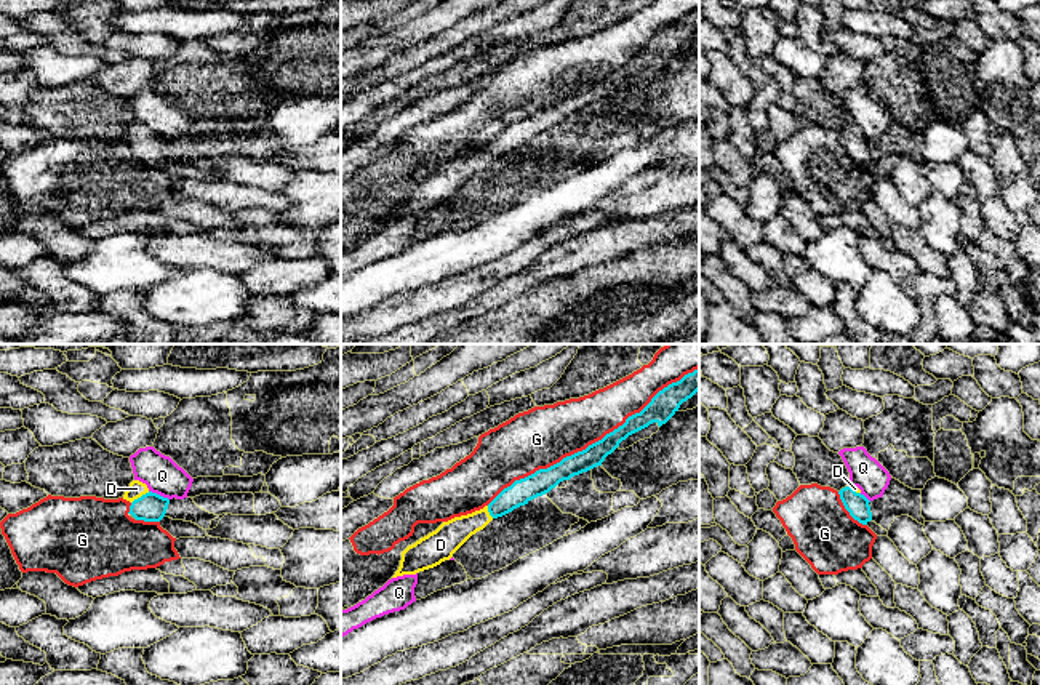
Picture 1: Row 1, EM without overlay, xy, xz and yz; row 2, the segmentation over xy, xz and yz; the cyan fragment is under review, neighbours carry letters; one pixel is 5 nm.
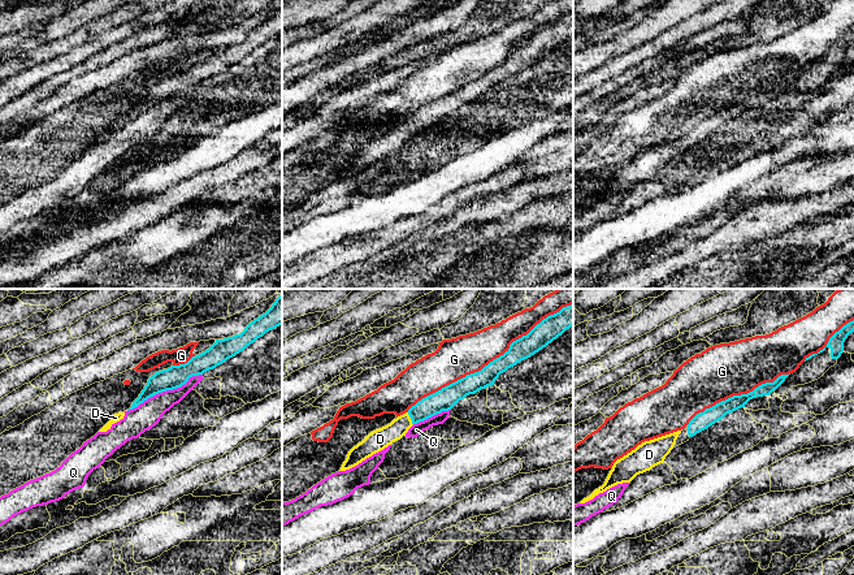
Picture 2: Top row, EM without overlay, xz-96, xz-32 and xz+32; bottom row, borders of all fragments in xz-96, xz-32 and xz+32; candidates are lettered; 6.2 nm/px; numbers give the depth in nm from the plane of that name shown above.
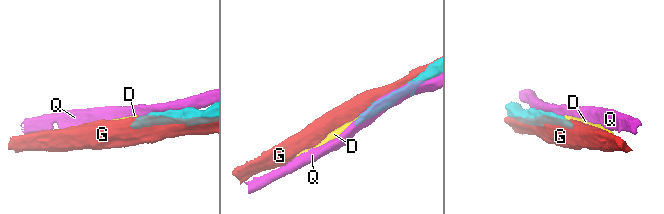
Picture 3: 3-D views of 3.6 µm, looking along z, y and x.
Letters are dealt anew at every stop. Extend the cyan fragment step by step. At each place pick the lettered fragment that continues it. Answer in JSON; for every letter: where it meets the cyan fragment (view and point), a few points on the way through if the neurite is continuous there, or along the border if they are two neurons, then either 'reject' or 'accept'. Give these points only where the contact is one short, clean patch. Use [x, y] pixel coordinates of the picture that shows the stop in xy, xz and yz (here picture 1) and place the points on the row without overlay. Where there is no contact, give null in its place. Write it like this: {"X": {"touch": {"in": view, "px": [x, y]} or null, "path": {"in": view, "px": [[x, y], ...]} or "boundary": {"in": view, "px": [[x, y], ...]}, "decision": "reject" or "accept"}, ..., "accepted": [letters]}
{"D": {"touch": {"in": "xy", "px": [141, 138]}, "path": {"in": "xy", "px": [[151, 149], [141, 138], [136, 130]]}, "decision": "accept"}, "G": {"touch": {"in": "xz", "px": [592, 85]}, "decision": "reject"}, "Q": {"touch": {"in": "xy", "px": [159, 136]}, "decision": "reject"}, "accepted": ["D"]}

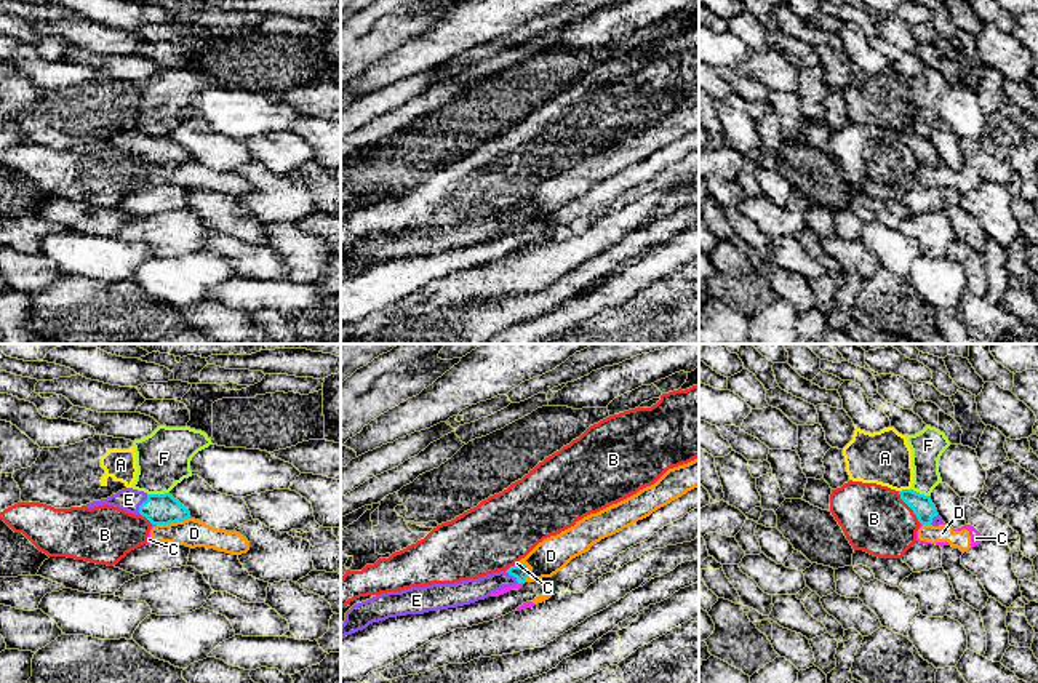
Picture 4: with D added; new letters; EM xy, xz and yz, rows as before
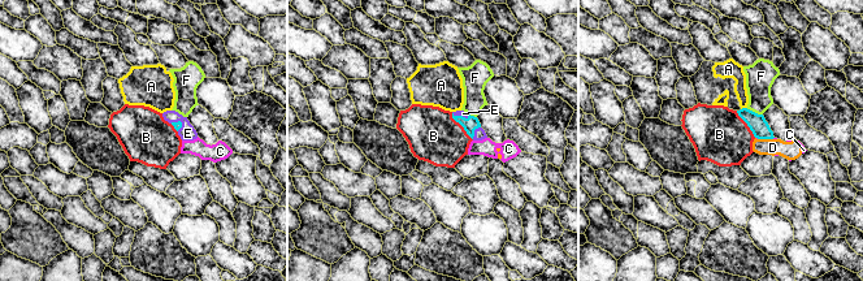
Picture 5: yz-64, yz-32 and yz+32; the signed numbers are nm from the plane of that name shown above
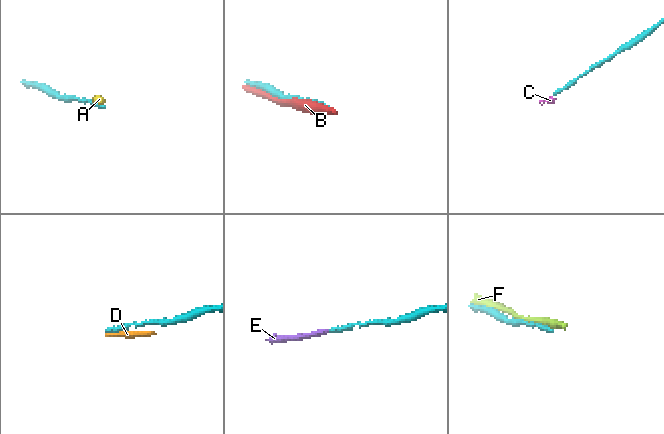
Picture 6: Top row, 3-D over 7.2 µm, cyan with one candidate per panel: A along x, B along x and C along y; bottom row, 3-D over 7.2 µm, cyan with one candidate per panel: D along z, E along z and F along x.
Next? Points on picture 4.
{"A": {"touch": {"in": "yz", "px": [904, 131]}, "boundary": {"in": "yz", "px": [[909, 130], [899, 133]]}, "decision": "reject"}, "B": {"touch": {"in": "yz", "px": [909, 147]}, "decision": "reject"}, "C": {"touch": {"in": "xz", "px": [520, 224]}, "boundary": {"in": "xz", "px": [[517, 223], [522, 226]]}, "decision": "reject"}, "D": {"touch": {"in": "xy", "px": [173, 163]}, "decision": "reject"}, "E": {"touch": {"in": "xy", "px": [141, 146]}, "path": {"in": "xy", "px": [[160, 151], [141, 146], [128, 141]]}, "decision": "accept"}, "F": {"touch": {"in": "xy", "px": [157, 136]}, "decision": "reject"}, "accepted": ["E"]}

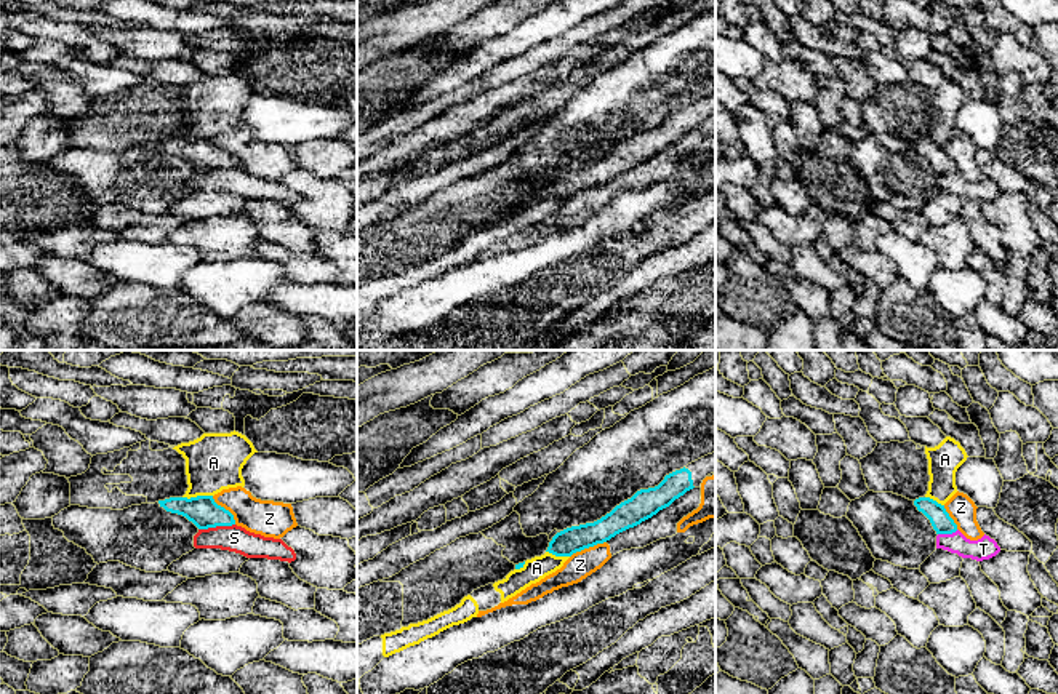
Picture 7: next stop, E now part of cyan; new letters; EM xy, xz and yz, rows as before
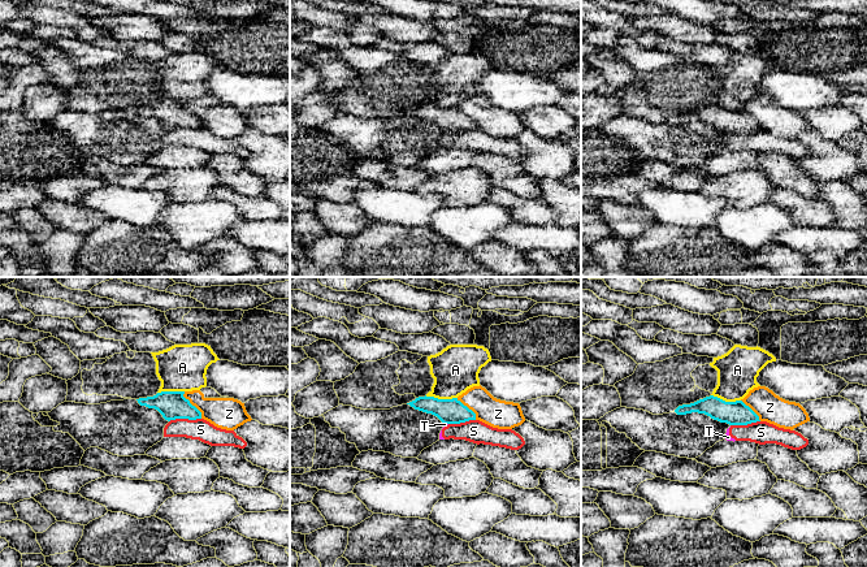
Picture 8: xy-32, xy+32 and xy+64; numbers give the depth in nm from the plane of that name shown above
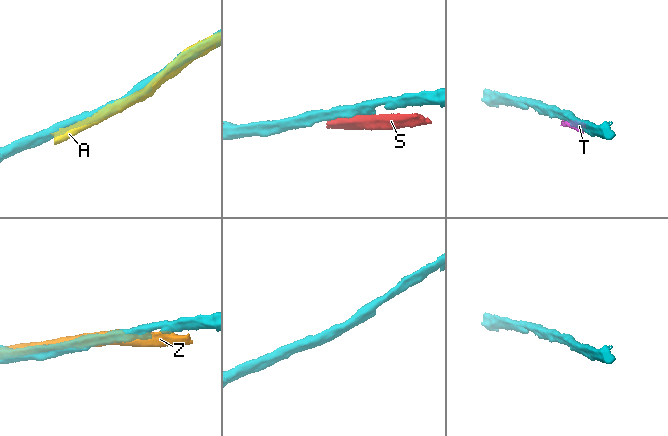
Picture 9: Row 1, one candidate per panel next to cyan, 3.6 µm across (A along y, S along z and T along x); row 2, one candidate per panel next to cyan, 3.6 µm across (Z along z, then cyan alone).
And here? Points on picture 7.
{"A": {"touch": {"in": "xy", "px": [197, 138]}, "decision": "reject"}, "S": {"touch": {"in": "xy", "px": [216, 167]}, "decision": "reject"}, "T": {"touch": {"in": "yz", "px": [948, 175]}, "decision": "reject"}, "Z": {"touch": {"in": "xz", "px": [588, 189]}, "decision": "reject"}, "accepted": []}

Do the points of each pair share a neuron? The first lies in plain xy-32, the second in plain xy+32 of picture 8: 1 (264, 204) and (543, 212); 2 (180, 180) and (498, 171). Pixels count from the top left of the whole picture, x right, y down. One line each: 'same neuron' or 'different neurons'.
1: same neuron
2: different neurons

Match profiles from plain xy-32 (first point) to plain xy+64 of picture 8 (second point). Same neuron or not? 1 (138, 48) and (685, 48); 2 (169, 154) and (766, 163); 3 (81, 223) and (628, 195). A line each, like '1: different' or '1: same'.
1: same
2: different
3: different

